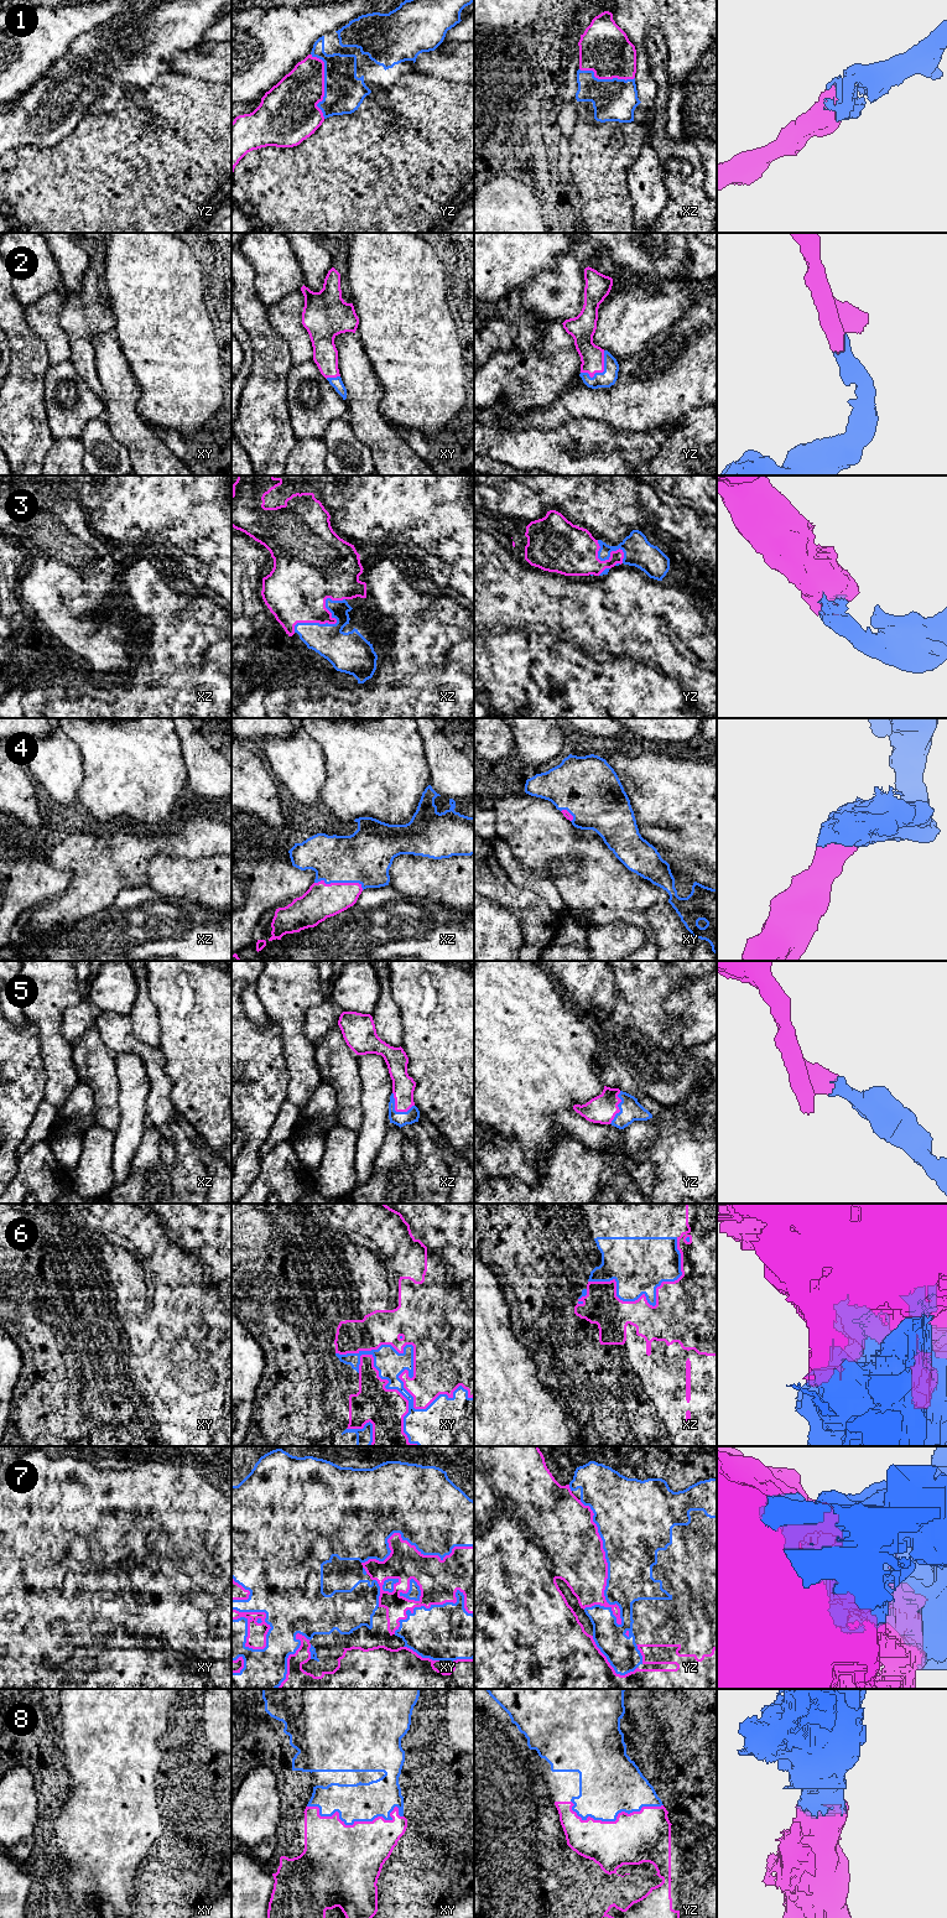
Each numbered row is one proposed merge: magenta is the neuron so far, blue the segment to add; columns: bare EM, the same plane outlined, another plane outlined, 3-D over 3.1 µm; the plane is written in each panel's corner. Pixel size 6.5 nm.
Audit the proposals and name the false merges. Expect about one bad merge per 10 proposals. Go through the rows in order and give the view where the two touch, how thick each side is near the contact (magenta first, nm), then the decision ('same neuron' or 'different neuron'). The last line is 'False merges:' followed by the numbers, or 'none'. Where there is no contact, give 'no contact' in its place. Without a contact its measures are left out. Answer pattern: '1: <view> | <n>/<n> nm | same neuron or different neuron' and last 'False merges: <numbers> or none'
1: yz | 340/260 nm | same neuron
2: yz | 160/110 nm | same neuron
3: xz | 300/260 nm | same neuron
4: xz | 220/340 nm | same neuron
5: xz | 140/100 nm | same neuron
6: xy | 380/180 nm | same neuron
7: yz | 420/400 nm | same neuron
8: xy | 440/260 nm | same neuron
False merges: none

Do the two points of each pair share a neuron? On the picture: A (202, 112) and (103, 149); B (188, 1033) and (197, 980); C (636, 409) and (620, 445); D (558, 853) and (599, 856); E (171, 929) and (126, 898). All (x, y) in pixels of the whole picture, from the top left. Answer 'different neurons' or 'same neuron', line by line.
A: same neuron
B: same neuron
C: different neurons
D: same neuron
E: same neuron

